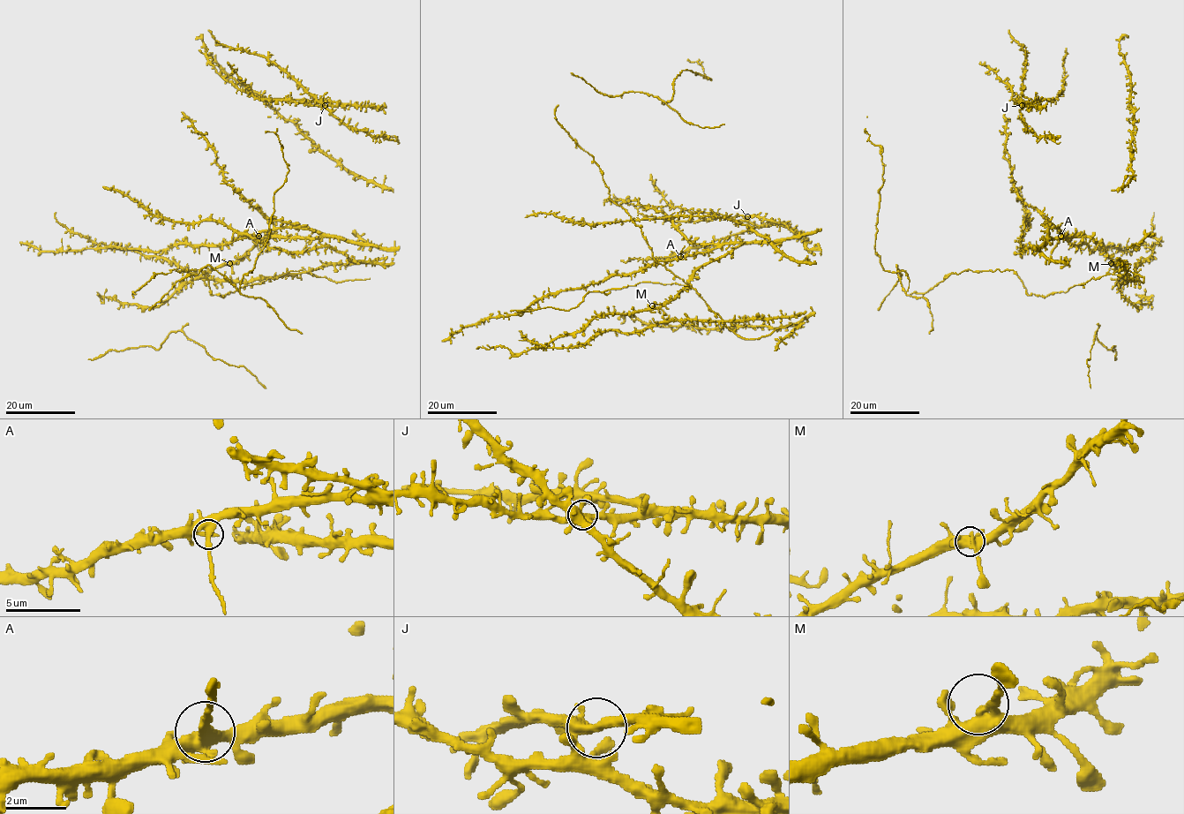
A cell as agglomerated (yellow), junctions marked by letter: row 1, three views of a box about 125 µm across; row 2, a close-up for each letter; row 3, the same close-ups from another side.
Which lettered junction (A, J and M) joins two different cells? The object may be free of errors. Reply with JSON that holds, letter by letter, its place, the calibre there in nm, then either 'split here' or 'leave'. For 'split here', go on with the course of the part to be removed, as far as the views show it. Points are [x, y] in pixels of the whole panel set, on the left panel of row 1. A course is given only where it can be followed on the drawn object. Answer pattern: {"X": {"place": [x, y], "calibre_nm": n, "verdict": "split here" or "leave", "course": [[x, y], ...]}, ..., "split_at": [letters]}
{"A": {"place": [258, 236], "calibre_nm": 360, "verdict": "split here", "course": [[258, 236], [263, 253]]}, "J": {"place": [325, 105], "calibre_nm": 400, "verdict": "leave"}, "M": {"place": [229, 263], "calibre_nm": 360, "verdict": "leave"}, "split_at": ["A"]}

